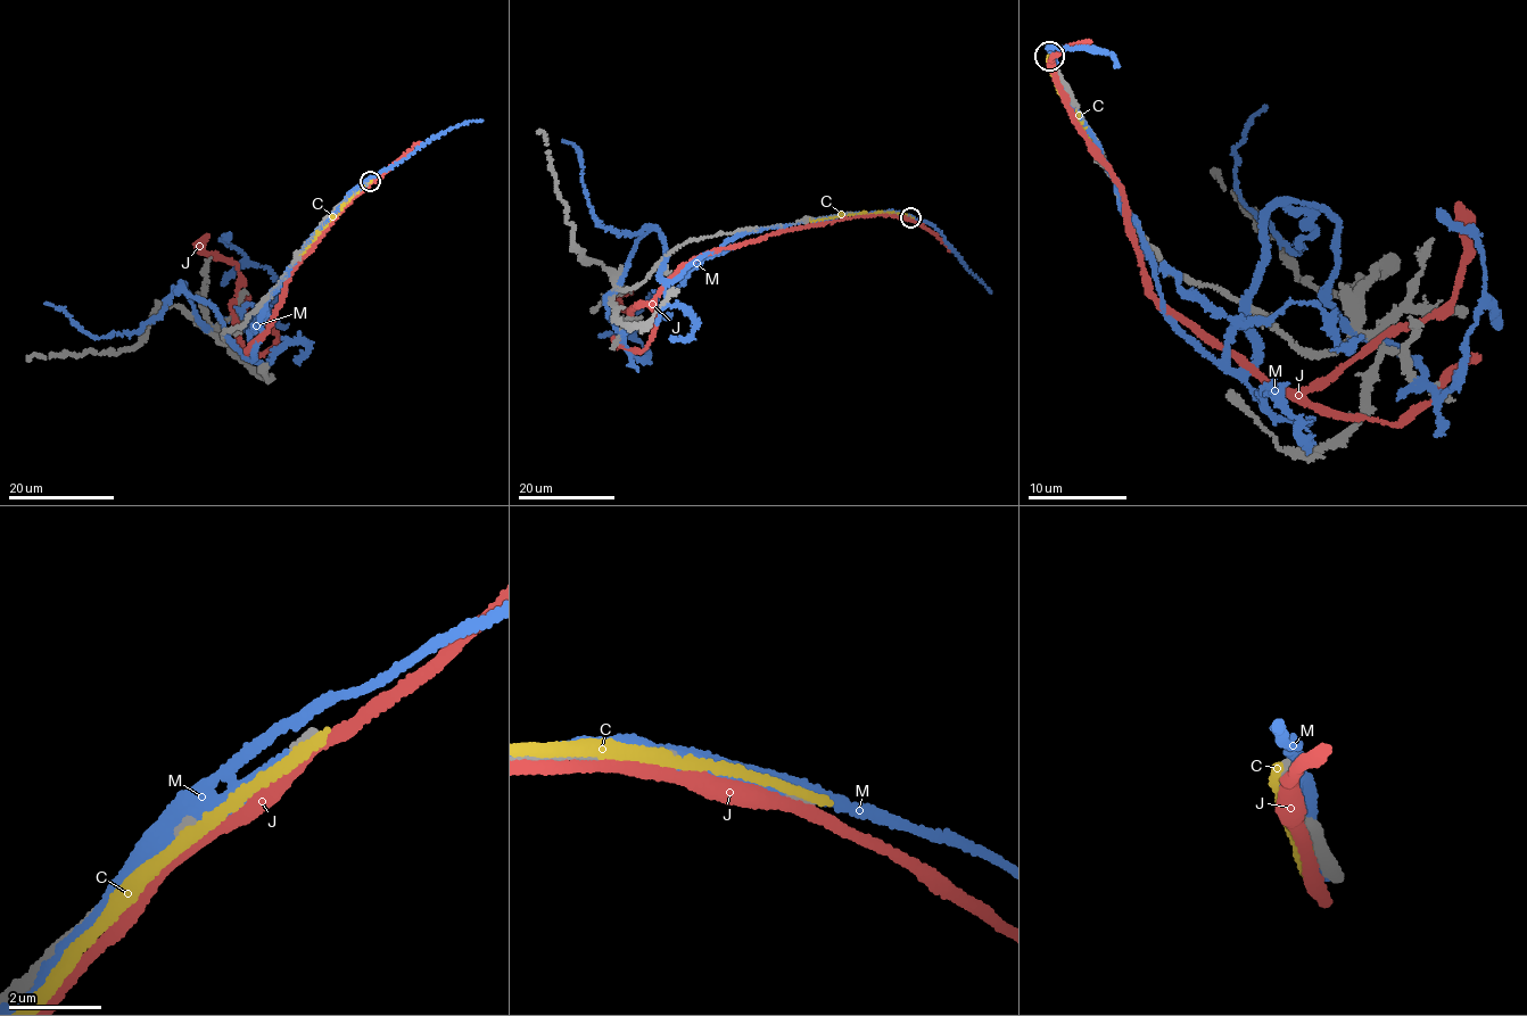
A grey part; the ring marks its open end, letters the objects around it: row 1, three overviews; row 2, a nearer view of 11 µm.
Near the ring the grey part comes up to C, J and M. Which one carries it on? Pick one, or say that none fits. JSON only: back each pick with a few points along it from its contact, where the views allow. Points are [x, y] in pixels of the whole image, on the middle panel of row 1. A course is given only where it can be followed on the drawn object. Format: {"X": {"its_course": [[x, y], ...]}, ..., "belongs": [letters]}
{"belongs": []}

